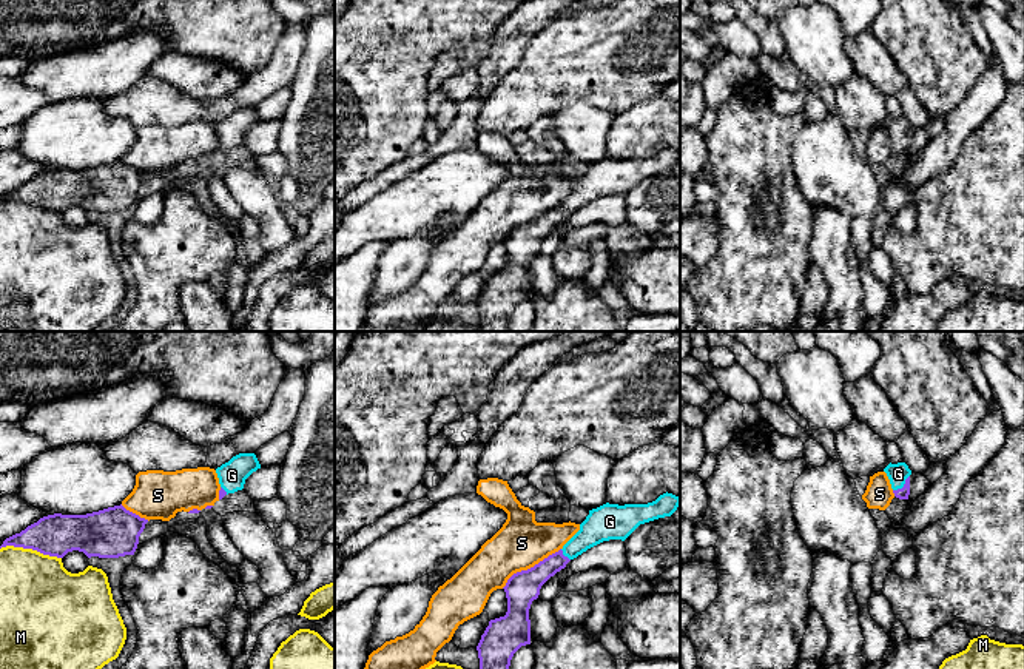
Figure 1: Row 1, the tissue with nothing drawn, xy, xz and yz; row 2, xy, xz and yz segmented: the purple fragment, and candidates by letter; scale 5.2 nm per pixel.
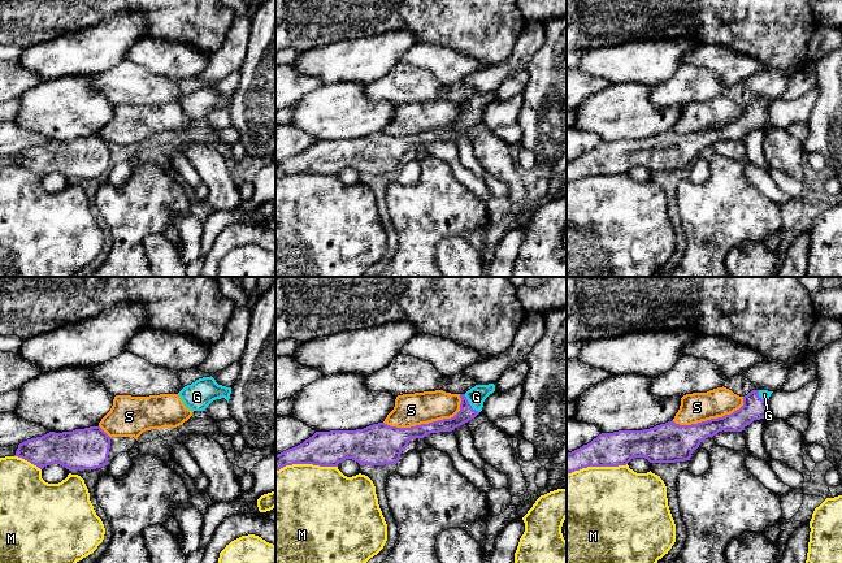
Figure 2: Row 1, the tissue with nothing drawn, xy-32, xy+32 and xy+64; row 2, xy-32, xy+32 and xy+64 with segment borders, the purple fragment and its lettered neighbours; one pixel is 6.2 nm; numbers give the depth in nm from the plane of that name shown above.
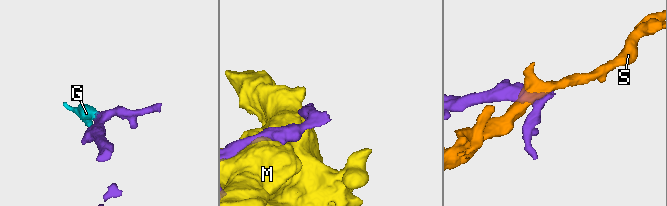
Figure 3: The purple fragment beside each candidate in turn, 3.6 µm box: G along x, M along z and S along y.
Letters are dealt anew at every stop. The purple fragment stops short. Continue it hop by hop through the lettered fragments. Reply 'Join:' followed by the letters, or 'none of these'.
Join: G

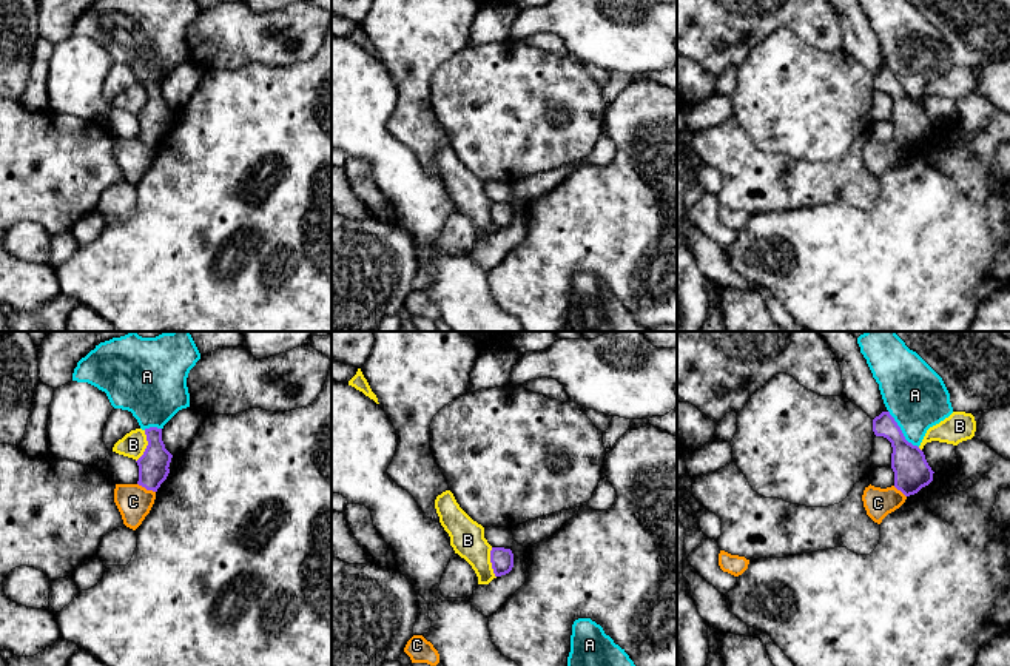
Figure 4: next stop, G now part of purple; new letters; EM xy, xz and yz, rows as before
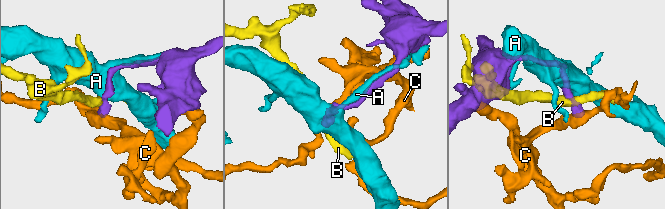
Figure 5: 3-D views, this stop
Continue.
Join: none of these

